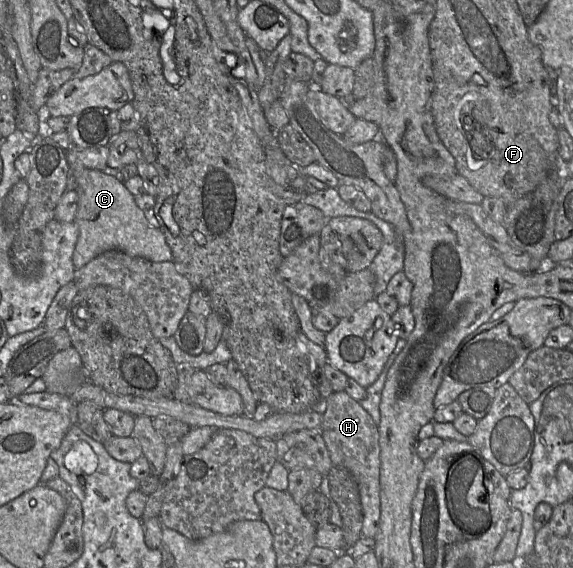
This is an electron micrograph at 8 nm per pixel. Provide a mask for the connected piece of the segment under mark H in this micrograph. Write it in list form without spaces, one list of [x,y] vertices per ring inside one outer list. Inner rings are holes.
[[[333,391],[325,398],[320,434],[333,466],[346,468],[355,478],[363,513],[362,536],[375,538],[380,519],[379,430],[372,416],[346,391]]]

